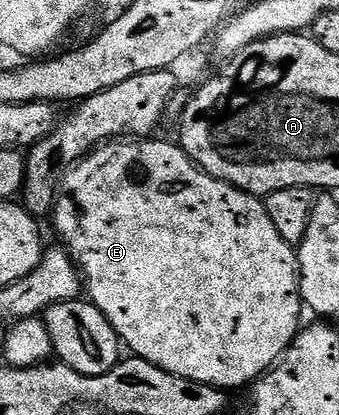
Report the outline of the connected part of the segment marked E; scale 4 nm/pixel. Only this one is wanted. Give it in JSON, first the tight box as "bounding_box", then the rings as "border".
{"bounding_box":[50,140,302,392],"border":[[[113,140],[105,142],[102,146],[97,146],[92,151],[87,160],[81,161],[79,164],[72,167],[64,176],[64,181],[60,184],[60,189],[57,193],[54,203],[54,209],[51,211],[50,219],[56,225],[56,234],[61,238],[63,249],[67,250],[72,261],[78,264],[78,269],[82,275],[83,281],[86,283],[86,294],[93,304],[103,312],[106,320],[110,320],[110,324],[115,328],[116,334],[125,347],[128,346],[135,357],[146,360],[150,364],[154,364],[158,368],[162,368],[166,372],[170,372],[174,376],[182,376],[186,380],[198,380],[202,384],[210,384],[218,386],[222,390],[235,392],[239,386],[244,388],[251,387],[252,383],[273,366],[279,362],[280,358],[288,350],[288,345],[296,338],[297,334],[302,329],[302,321],[300,322],[300,310],[302,311],[302,299],[300,297],[300,272],[298,269],[298,254],[297,251],[286,240],[282,240],[282,236],[278,236],[278,228],[274,228],[274,223],[270,221],[270,212],[266,212],[263,201],[255,194],[247,194],[245,190],[238,189],[237,186],[232,186],[228,182],[218,180],[214,176],[207,174],[205,170],[193,162],[192,157],[184,151],[184,147],[172,142],[148,142],[152,140]]]}

